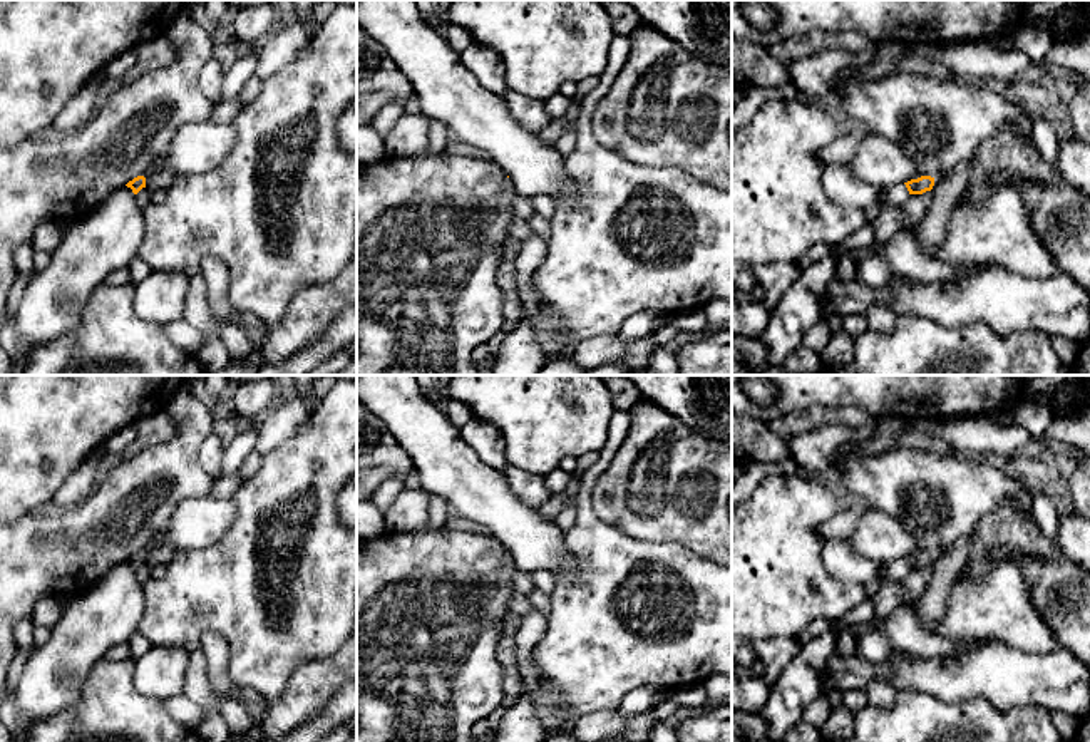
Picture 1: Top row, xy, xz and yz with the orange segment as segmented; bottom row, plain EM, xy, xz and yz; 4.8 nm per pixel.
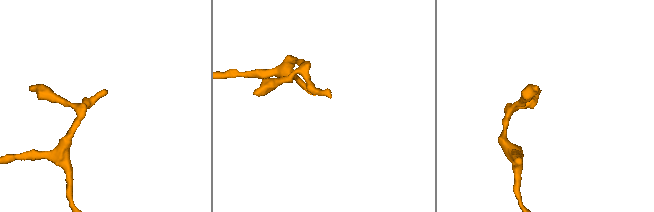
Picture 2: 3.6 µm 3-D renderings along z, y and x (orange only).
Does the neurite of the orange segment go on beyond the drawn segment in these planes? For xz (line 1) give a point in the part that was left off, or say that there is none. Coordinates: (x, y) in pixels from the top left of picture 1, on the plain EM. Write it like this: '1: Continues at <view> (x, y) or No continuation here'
1: No continuation here

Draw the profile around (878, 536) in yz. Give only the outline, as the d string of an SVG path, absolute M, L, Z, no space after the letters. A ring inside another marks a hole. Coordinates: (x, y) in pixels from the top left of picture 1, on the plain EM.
M872 508L859 518L847 541L856 554L876 564L923 551L896 518Z

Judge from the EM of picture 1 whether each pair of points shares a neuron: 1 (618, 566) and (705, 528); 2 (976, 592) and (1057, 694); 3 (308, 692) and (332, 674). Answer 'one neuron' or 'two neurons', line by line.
1: two neurons
2: two neurons
3: one neuron

